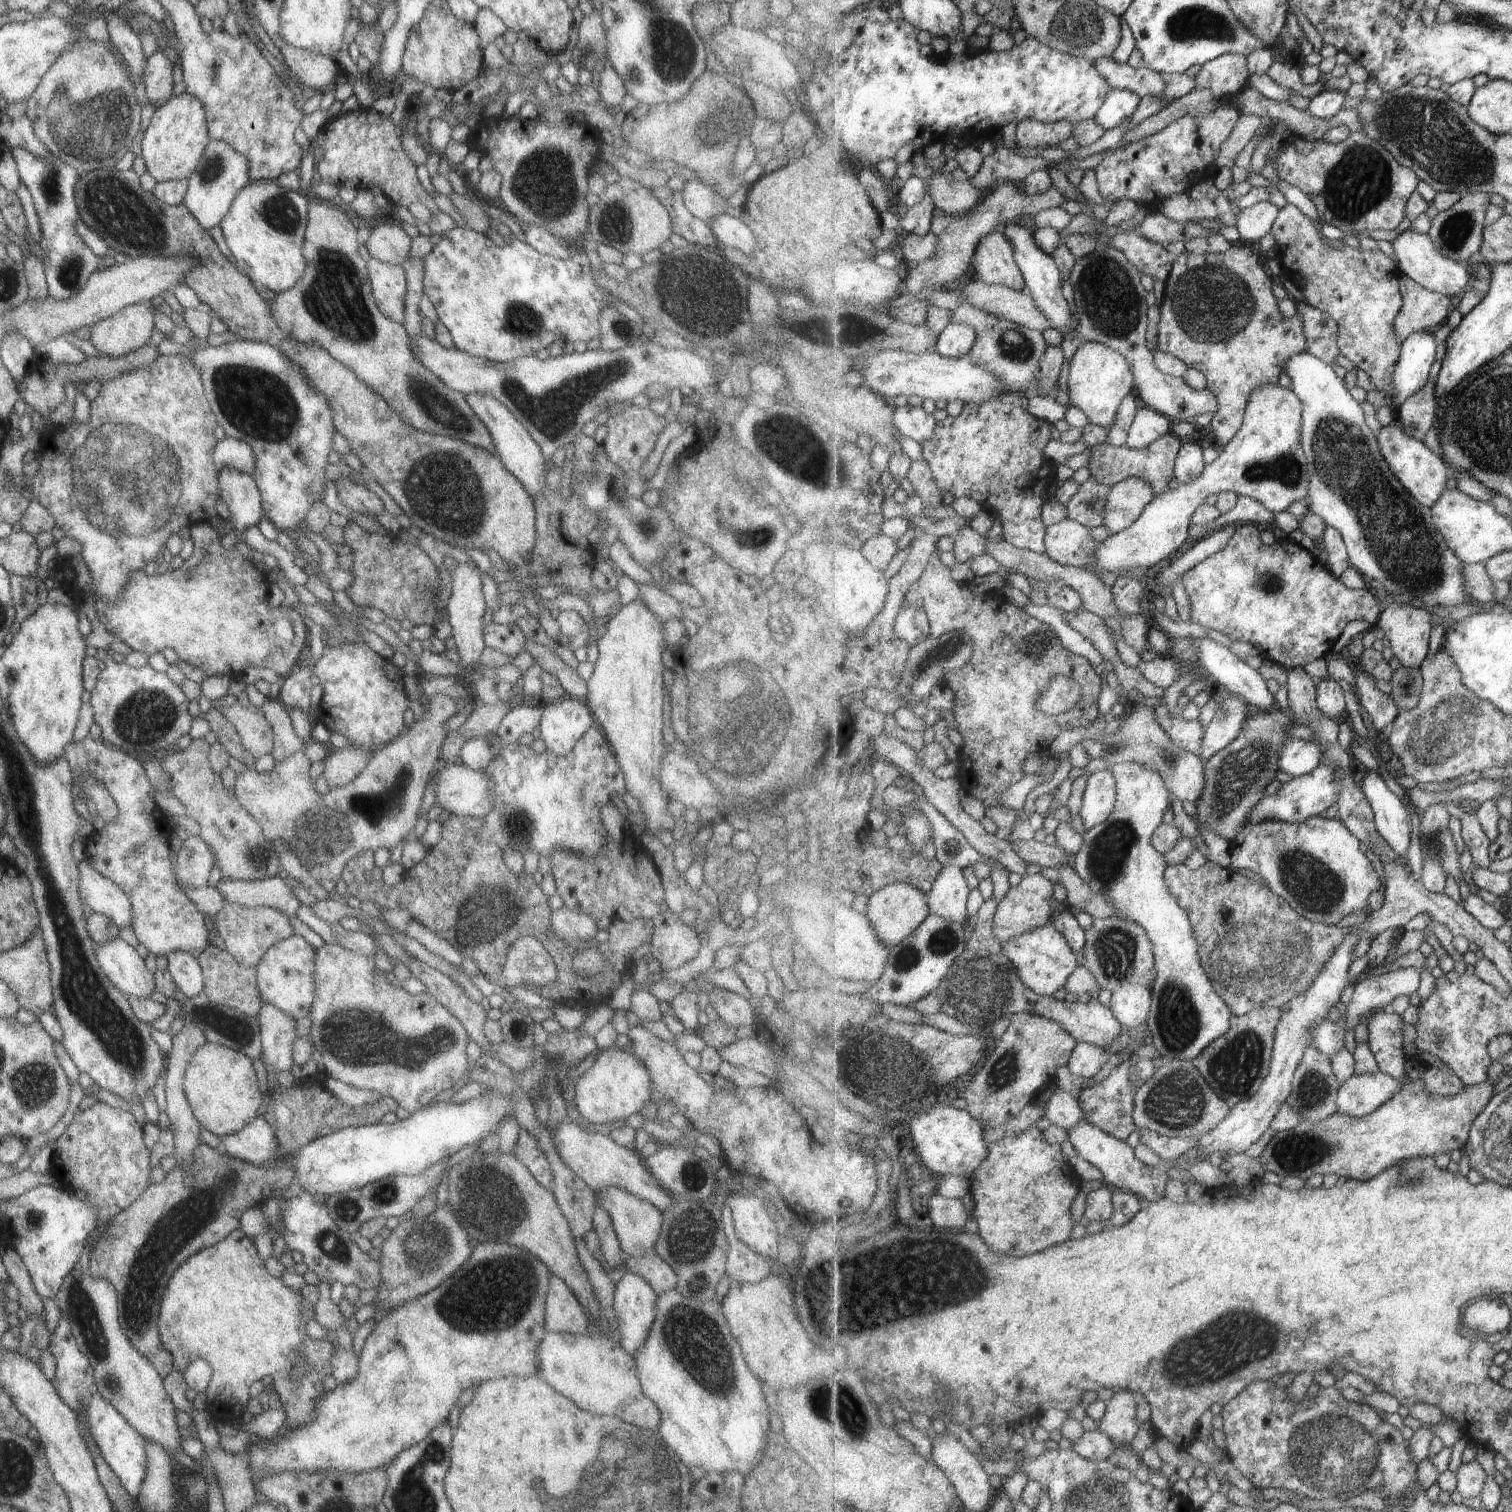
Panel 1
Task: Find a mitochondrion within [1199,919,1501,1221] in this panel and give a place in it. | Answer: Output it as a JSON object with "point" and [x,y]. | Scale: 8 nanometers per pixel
{"point":[1234,1068]}

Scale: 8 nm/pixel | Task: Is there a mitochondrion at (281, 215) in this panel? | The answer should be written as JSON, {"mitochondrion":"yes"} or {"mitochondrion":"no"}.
{"mitochondrion":"yes"}

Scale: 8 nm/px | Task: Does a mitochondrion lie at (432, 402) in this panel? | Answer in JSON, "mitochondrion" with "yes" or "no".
{"mitochondrion":"yes"}

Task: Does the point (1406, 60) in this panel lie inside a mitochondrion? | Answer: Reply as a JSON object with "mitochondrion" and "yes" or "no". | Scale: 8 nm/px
{"mitochondrion":"no"}

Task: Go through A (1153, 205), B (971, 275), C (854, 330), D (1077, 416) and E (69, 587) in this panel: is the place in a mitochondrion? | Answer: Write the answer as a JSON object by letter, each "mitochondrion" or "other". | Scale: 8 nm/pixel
{"A":"other","B":"other","C":"mitochondrion","D":"other","E":"other"}

